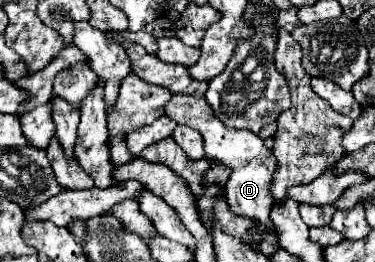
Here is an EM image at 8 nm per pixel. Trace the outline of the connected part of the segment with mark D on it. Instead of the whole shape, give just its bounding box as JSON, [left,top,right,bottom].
[166,94,276,246]

